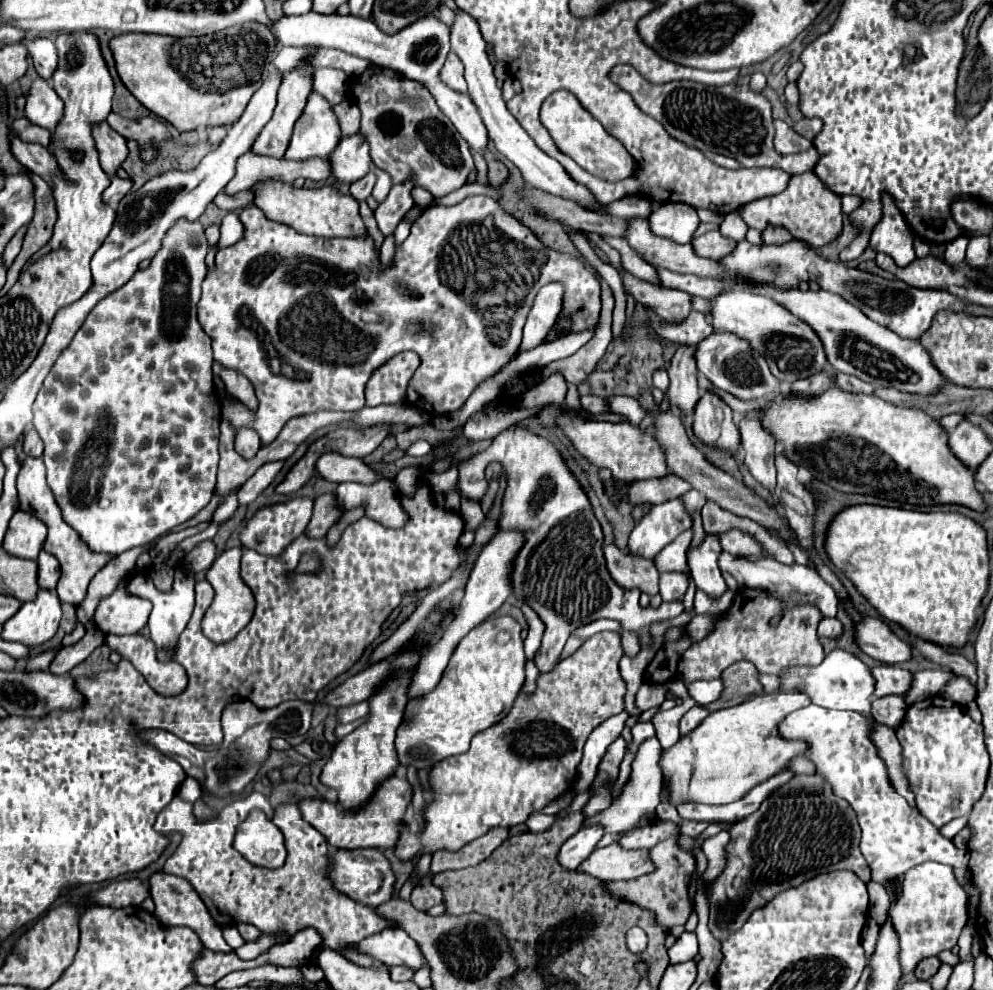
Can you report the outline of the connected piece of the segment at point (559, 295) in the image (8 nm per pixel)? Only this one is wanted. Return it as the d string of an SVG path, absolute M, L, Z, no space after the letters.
M547 284L539 290L531 306L531 312L527 316L527 324L523 328L521 350L531 350L545 340L547 332L555 324L555 318L561 310L563 294L565 294L563 290L565 290L563 284Z

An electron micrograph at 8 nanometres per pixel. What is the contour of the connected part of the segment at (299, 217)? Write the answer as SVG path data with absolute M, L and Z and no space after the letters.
M265 180L263 184L253 186L253 204L263 210L269 220L287 224L301 234L333 238L333 236L365 236L367 228L359 216L359 202L353 196L341 194L333 186L321 188L295 188L281 180Z

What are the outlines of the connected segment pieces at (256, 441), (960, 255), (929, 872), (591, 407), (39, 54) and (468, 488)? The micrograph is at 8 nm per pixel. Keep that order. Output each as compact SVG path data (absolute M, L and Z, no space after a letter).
M251 428L237 430L237 436L235 436L235 450L237 450L243 458L253 458L260 448L261 440L255 430L251 430Z
M959 236L957 240L949 242L949 244L945 246L943 260L945 260L949 266L959 266L959 264L965 260L965 248L967 248L967 242L969 242L967 236Z
M933 862L911 868L903 880L903 896L891 910L891 924L899 938L901 972L909 974L923 958L951 950L957 944L957 938L967 920L967 894L955 880L953 868L945 868L945 864Z
M581 396L581 404L587 412L591 414L607 414L611 412L605 398L597 398L597 396Z
M35 38L35 40L23 40L23 44L29 48L29 56L33 58L35 70L41 78L51 78L57 70L59 56L57 48L49 38Z
M480 453L468 460L463 460L457 464L459 470L459 480L457 480L457 492L461 498L481 502L485 496L489 482L485 480L485 468L480 466Z

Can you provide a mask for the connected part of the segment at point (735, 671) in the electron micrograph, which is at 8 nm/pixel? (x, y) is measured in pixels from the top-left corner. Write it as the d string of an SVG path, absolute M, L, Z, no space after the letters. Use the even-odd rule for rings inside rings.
M737 662L733 666L729 666L721 674L721 682L723 682L721 696L713 704L705 706L709 712L721 710L721 708L731 708L753 696L763 694L763 686L759 682L759 672L751 662Z

